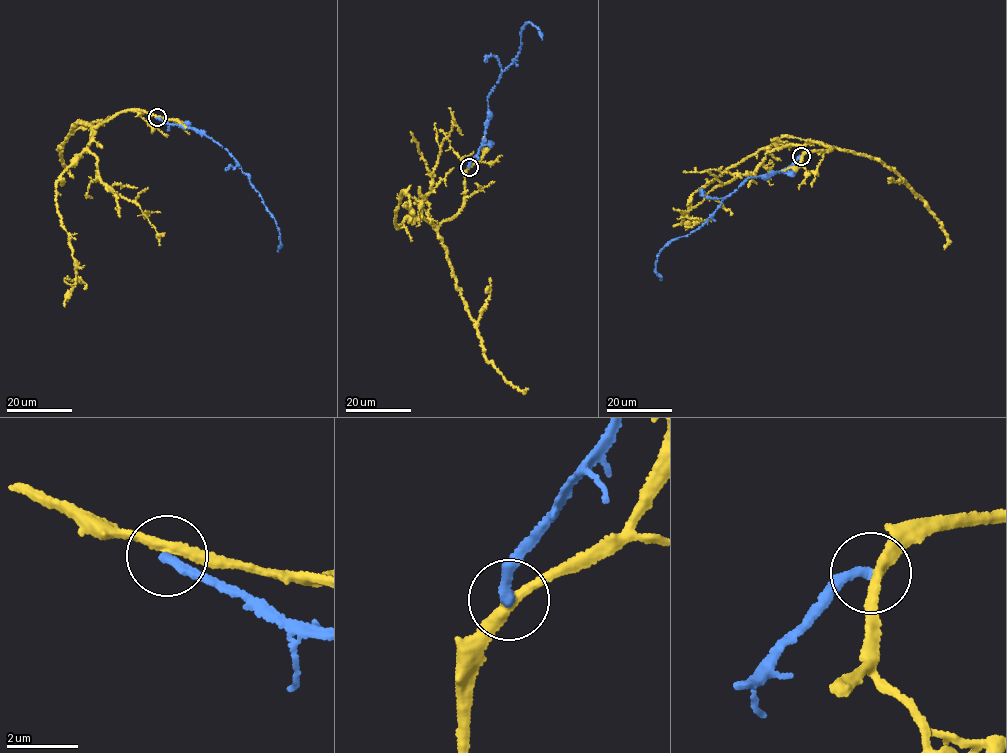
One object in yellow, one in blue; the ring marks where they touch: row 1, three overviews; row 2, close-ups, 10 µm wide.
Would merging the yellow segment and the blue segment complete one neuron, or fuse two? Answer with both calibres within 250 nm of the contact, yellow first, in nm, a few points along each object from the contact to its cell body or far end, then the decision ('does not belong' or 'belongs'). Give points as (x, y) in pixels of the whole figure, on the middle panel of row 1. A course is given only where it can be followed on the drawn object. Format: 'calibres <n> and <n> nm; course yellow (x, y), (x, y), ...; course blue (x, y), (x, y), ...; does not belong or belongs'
calibres 280 and 280 nm; course yellow (469, 167), (460, 209), (436, 226), (411, 217), (396, 227), (402, 191), (421, 202), (417, 226); course blue (469, 167), (485, 131), (487, 96), (502, 70), (518, 55), (523, 25), (533, 24), (542, 39); does not belong

